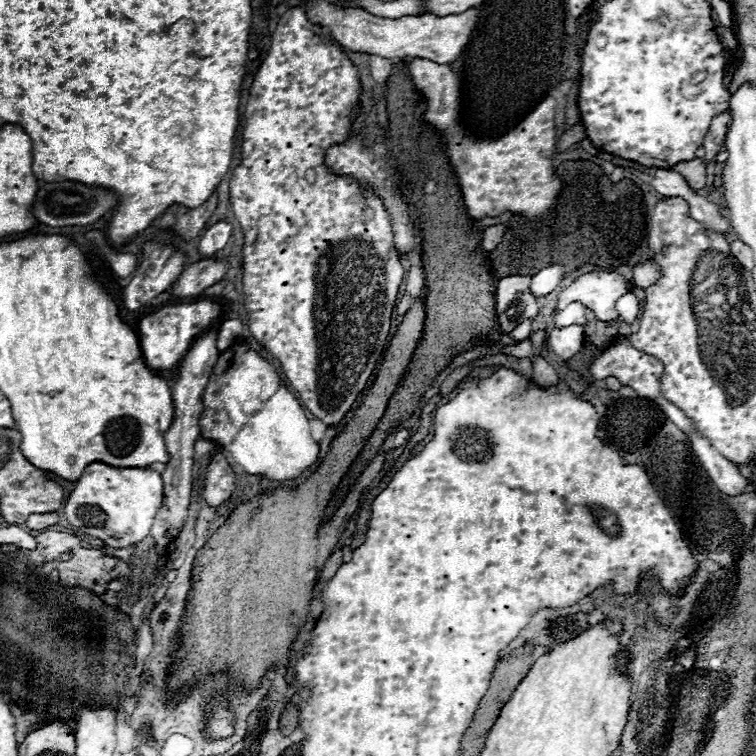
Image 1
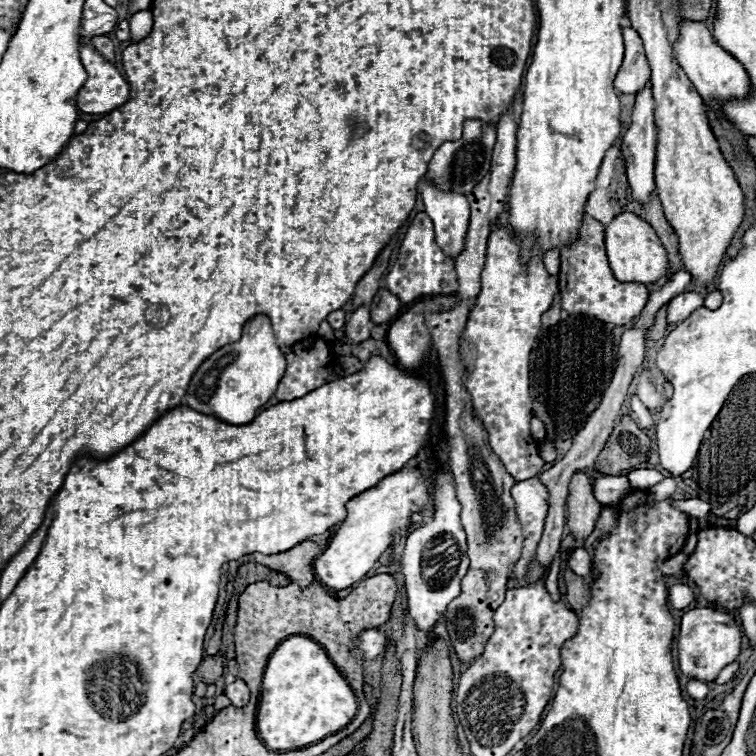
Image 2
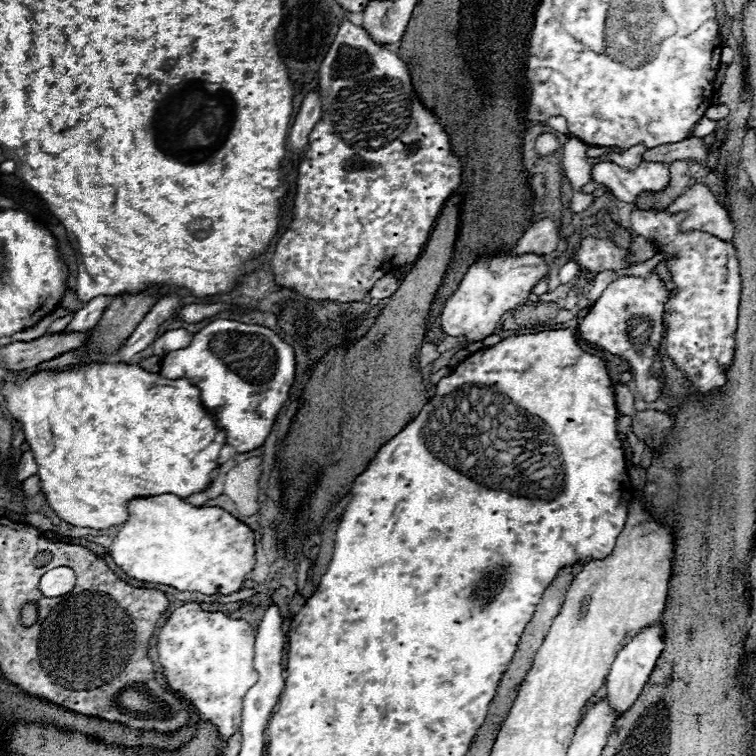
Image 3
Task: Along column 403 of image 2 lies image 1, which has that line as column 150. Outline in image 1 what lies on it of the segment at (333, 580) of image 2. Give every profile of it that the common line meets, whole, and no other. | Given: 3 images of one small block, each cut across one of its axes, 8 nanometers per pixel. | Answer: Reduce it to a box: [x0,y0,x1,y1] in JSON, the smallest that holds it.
[64,462,164,548]

